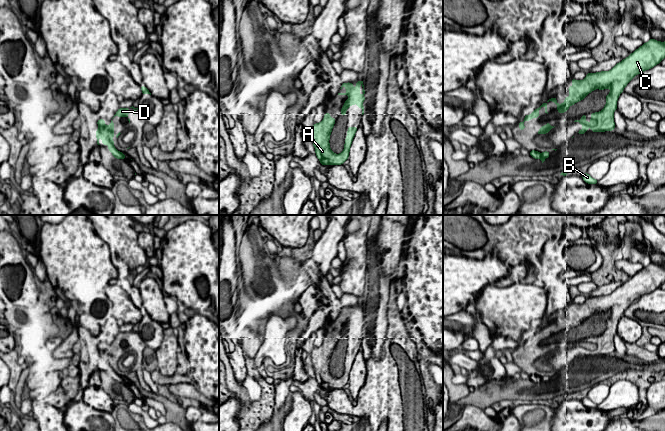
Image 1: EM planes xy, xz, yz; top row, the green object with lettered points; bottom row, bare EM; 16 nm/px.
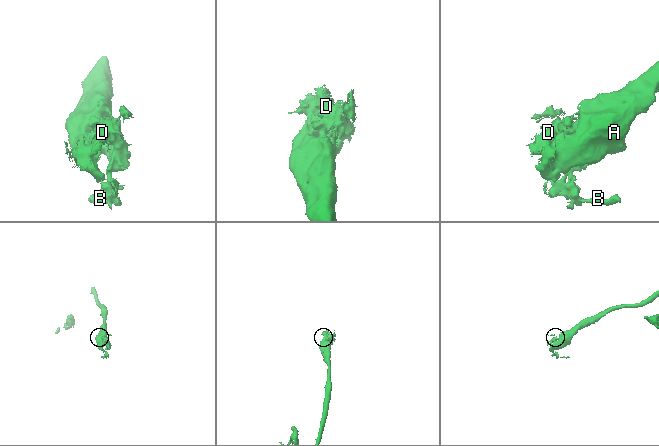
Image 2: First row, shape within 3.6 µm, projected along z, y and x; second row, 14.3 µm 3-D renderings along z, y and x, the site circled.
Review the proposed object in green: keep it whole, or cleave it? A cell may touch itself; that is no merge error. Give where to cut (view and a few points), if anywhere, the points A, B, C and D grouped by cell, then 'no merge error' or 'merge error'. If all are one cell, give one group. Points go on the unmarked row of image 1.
no cut | A B C D | no merge error

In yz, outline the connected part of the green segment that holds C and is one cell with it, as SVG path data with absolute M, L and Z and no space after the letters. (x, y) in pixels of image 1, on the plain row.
M650 262L650 264L649 264L648 266L643 267L642 270L640 270L638 273L636 273L636 274L635 274L633 277L631 277L627 282L624 282L621 286L617 287L611 294L609 294L609 295L601 295L601 296L596 296L596 297L587 297L586 301L585 301L583 304L581 304L581 305L575 304L575 303L573 302L573 303L571 304L571 305L572 305L572 307L571 307L572 309L568 312L568 315L570 316L570 318L569 318L568 321L565 322L565 324L564 324L564 326L563 326L562 328L558 328L558 327L557 327L557 323L556 323L555 321L549 323L547 326L541 328L539 332L536 332L531 338L526 339L526 340L524 341L524 345L523 345L523 346L519 346L519 353L520 353L520 354L524 354L524 353L525 353L525 350L524 350L524 346L525 346L525 345L529 345L529 344L531 344L532 342L539 342L539 341L538 341L538 340L539 340L539 337L540 337L539 334L540 334L543 330L545 331L545 337L548 338L548 336L547 336L547 327L548 327L549 325L553 325L553 326L557 329L557 332L556 332L556 333L558 334L558 336L559 336L560 338L562 338L562 337L564 337L564 336L567 336L567 334L569 333L569 331L570 331L571 329L574 329L575 327L577 327L577 326L579 326L579 325L583 324L589 317L591 317L591 316L594 315L595 313L604 314L604 313L609 312L609 313L610 313L610 317L605 321L605 322L606 322L606 329L604 330L604 332L603 332L601 335L595 336L595 337L591 337L591 343L590 343L589 346L587 346L587 345L585 344L585 343L586 343L586 338L584 338L584 339L581 340L581 342L582 342L581 344L580 344L580 343L579 343L579 344L575 344L574 346L579 346L579 347L583 350L583 352L582 352L581 354L579 354L578 357L577 357L577 358L579 358L579 359L584 358L586 355L588 355L588 352L589 352L589 351L591 352L591 355L592 355L592 356L612 355L612 354L615 353L614 336L615 336L615 334L617 333L617 325L618 325L618 322L619 322L620 318L623 316L624 312L627 310L627 308L628 308L636 299L641 298L641 297L644 296L645 294L649 294L649 293L653 292L653 291L656 290L658 287L661 287L661 285L662 285L664 282L665 282L665 266L657 265L657 264L655 264L655 263Z

